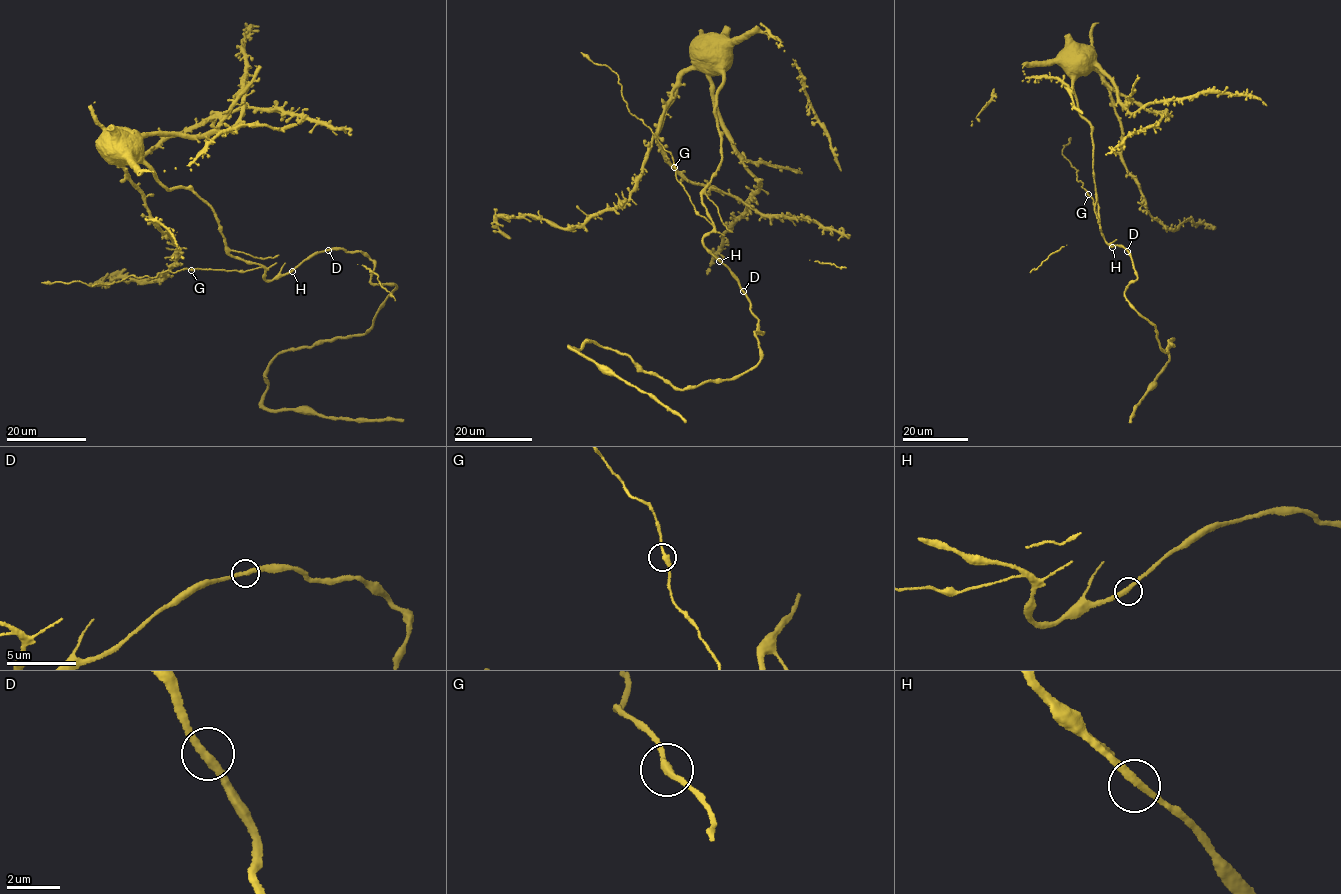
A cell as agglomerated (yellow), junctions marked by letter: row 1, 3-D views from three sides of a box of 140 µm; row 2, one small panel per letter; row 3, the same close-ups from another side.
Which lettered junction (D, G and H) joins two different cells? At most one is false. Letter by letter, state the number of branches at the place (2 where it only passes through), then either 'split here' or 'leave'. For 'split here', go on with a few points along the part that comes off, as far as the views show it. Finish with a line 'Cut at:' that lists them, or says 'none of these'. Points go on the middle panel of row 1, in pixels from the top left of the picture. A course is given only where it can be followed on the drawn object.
D: 2 branches meet; leave
G: 2 branches meet; leave
H: 2 branches meet; leave
Cut at: none of these

